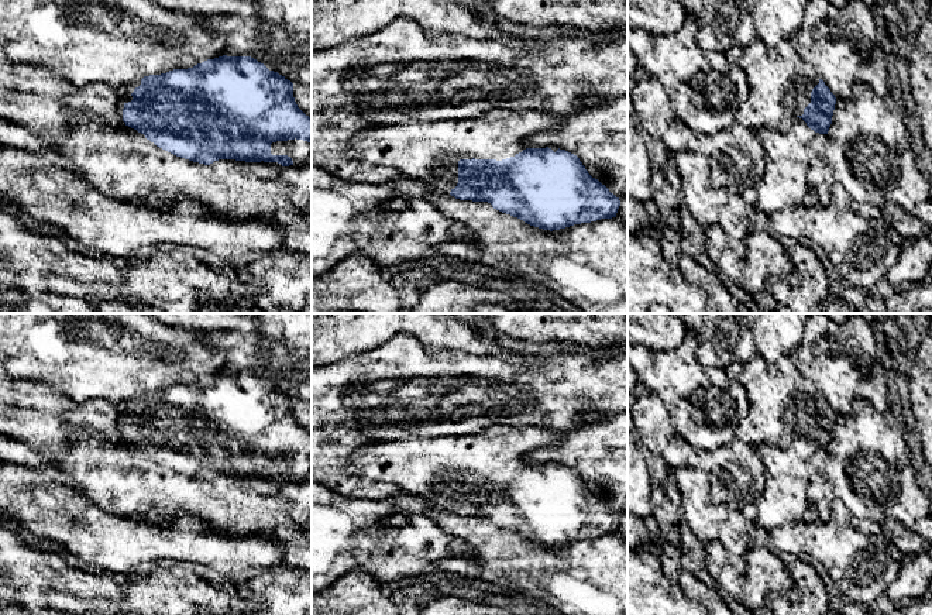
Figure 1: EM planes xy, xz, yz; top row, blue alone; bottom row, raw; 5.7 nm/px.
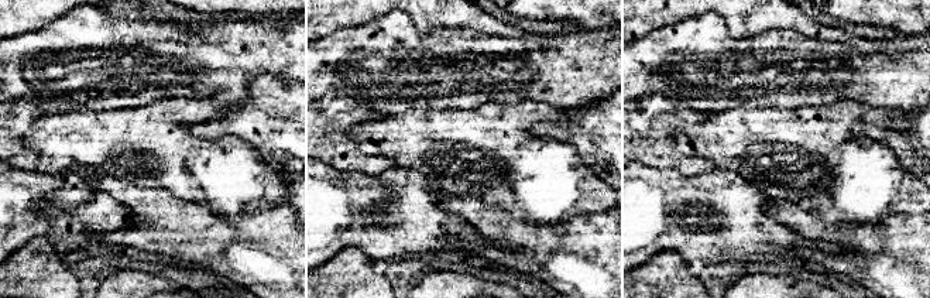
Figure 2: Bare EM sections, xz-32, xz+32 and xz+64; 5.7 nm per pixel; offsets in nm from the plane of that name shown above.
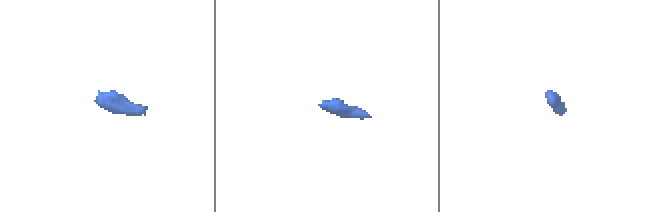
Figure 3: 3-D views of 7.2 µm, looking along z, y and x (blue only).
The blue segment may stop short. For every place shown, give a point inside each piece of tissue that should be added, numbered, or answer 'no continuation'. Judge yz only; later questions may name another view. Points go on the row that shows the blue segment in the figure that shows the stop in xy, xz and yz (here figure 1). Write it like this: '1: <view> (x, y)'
1: yz (780, 86)

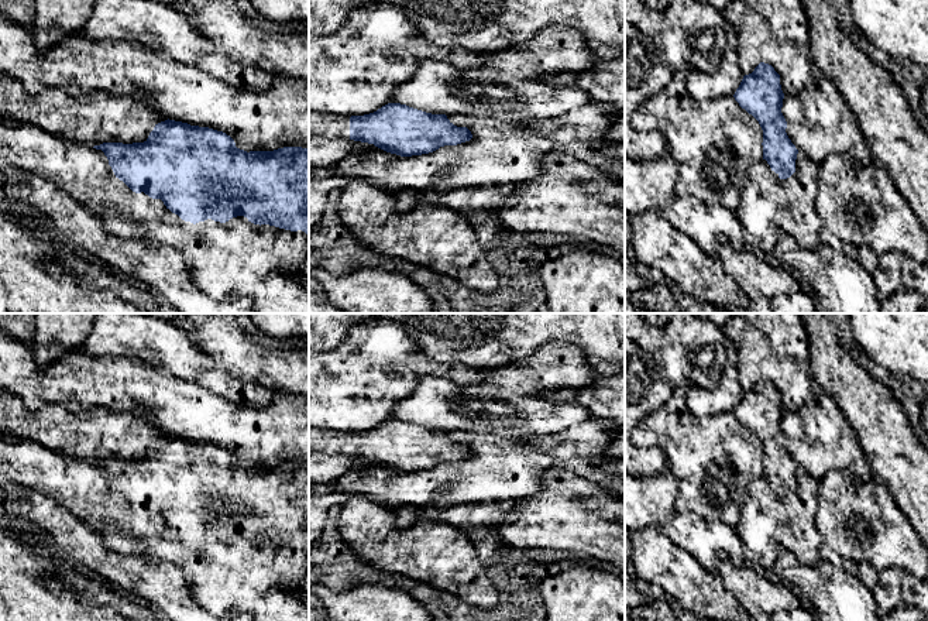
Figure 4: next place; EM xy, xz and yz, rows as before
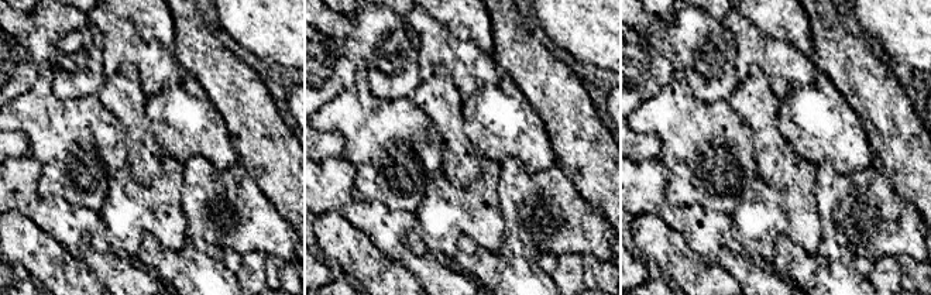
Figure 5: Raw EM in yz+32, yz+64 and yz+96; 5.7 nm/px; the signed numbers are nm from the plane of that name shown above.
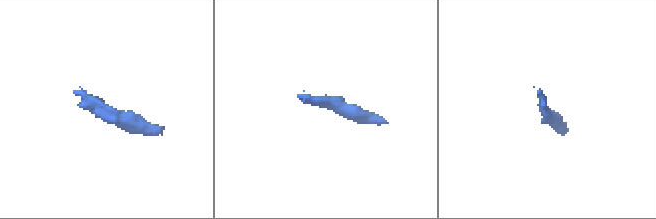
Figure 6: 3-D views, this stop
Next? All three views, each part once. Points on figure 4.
1: xz (320, 124)

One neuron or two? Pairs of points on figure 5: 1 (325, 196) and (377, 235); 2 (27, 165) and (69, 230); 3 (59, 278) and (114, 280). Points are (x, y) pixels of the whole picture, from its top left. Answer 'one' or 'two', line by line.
1: one
2: one
3: two

